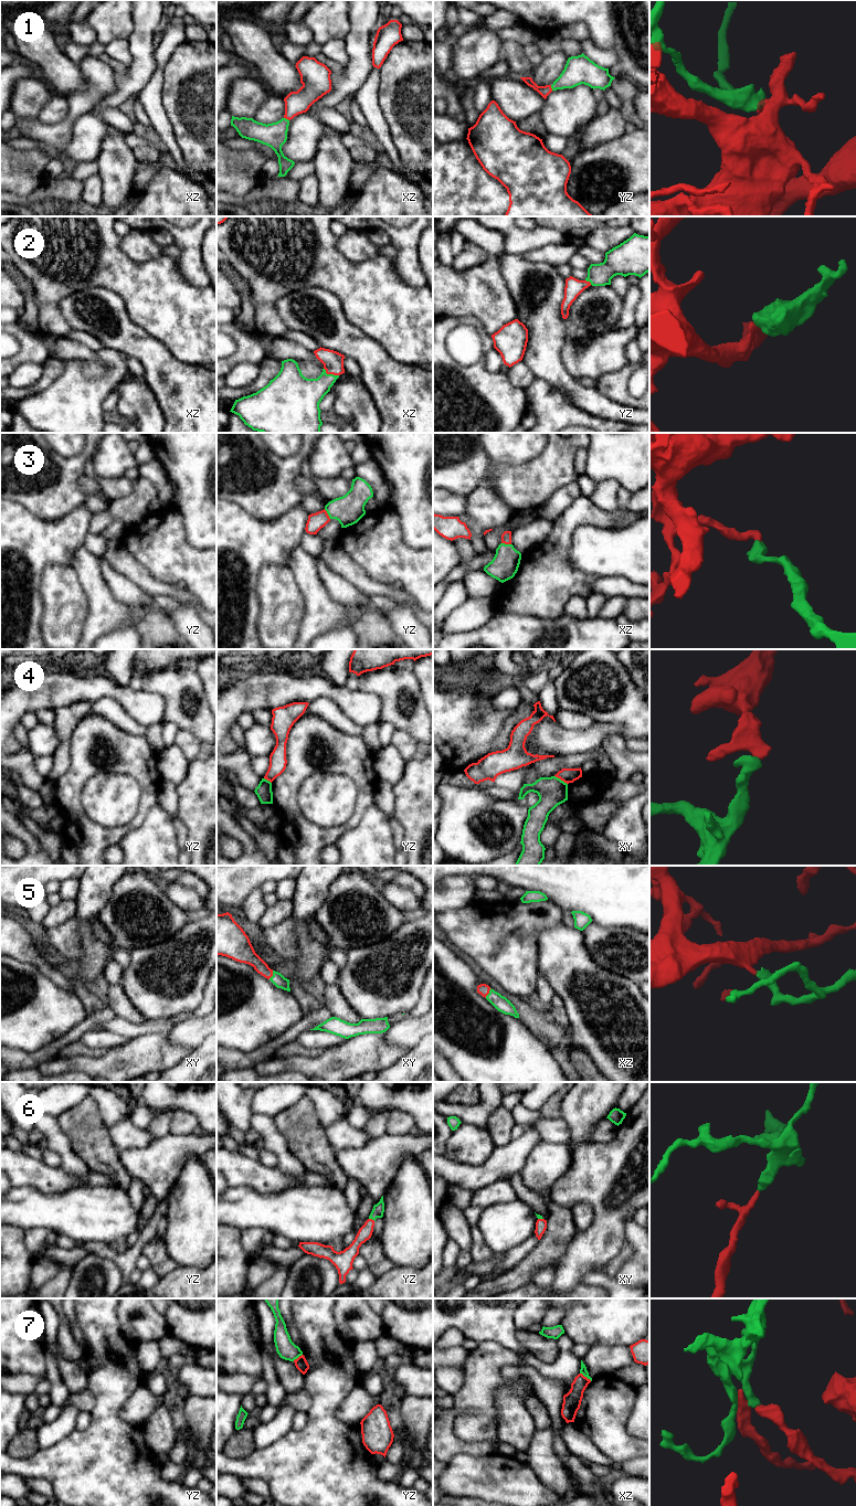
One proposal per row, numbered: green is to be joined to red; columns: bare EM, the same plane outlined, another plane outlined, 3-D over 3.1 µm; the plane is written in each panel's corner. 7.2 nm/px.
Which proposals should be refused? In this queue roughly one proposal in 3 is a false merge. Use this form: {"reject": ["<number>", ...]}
{"reject": ["4", "7"]}

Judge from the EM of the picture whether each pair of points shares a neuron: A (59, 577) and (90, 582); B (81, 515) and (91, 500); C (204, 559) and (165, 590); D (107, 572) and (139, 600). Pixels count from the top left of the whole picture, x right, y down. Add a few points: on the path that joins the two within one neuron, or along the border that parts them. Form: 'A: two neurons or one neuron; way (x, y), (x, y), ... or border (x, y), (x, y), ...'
A: two neurons; border (71, 565), (76, 573), (88, 605)
B: two neurons; border (84, 501), (92, 515)
C: two neurons; border (148, 572), (160, 581), (176, 585)
D: one neuron; way (115, 580), (131, 594)

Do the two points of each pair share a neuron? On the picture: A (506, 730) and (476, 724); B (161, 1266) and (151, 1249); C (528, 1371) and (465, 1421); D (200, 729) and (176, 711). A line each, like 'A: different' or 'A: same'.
A: different
B: same
C: different
D: same

